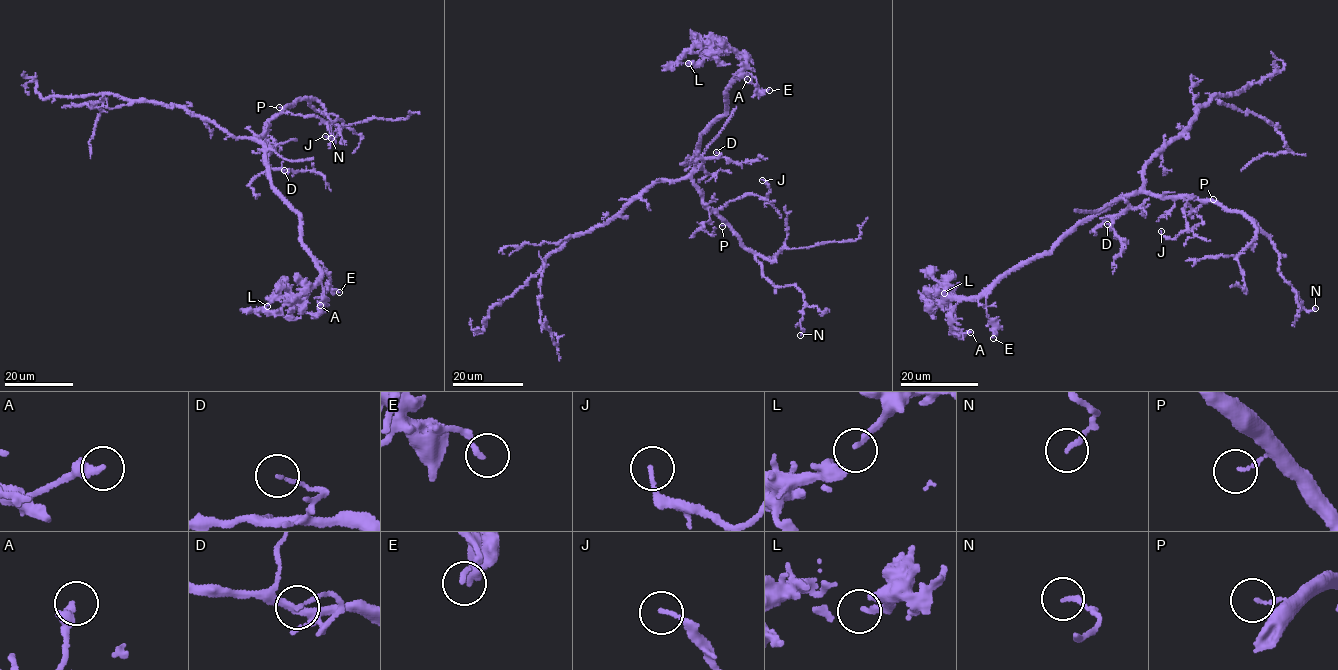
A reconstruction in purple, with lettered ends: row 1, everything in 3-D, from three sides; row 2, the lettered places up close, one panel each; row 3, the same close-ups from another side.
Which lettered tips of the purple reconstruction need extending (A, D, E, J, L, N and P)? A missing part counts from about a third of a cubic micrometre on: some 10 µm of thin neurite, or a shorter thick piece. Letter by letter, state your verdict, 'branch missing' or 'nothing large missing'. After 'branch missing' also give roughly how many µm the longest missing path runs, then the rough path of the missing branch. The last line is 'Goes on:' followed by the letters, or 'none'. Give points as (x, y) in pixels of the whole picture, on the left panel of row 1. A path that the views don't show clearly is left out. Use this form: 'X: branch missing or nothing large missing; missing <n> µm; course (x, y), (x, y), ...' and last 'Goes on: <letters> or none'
A: nothing large missing
D: nothing large missing
E: nothing large missing
J: nothing large missing
L: nothing large missing
N: nothing large missing
P: nothing large missing
Goes on: none

